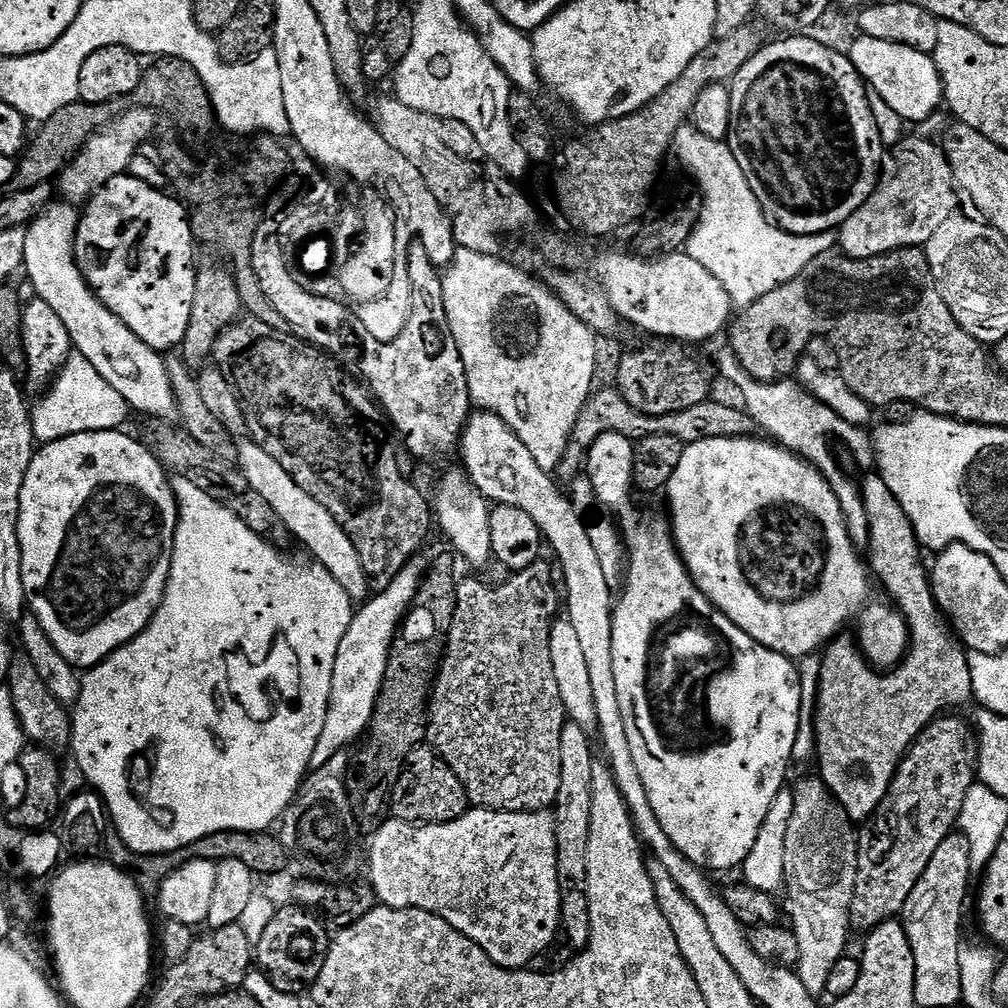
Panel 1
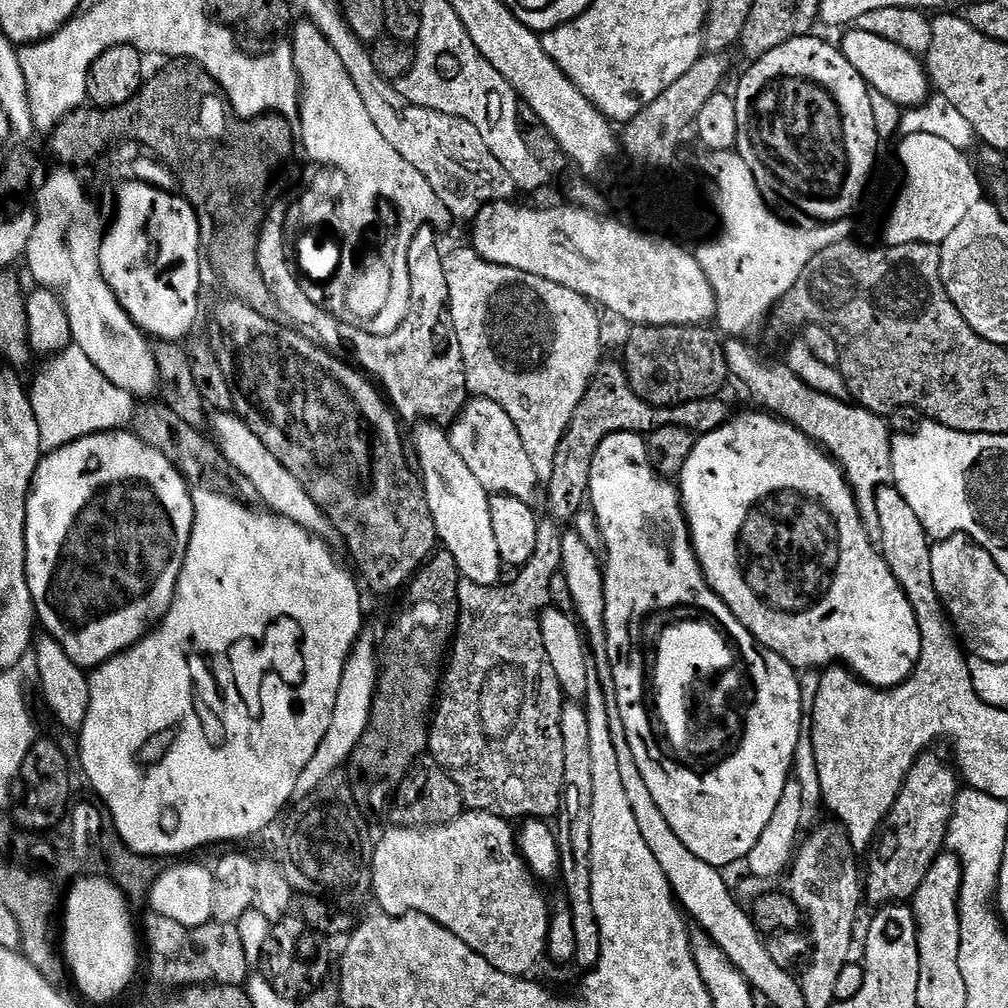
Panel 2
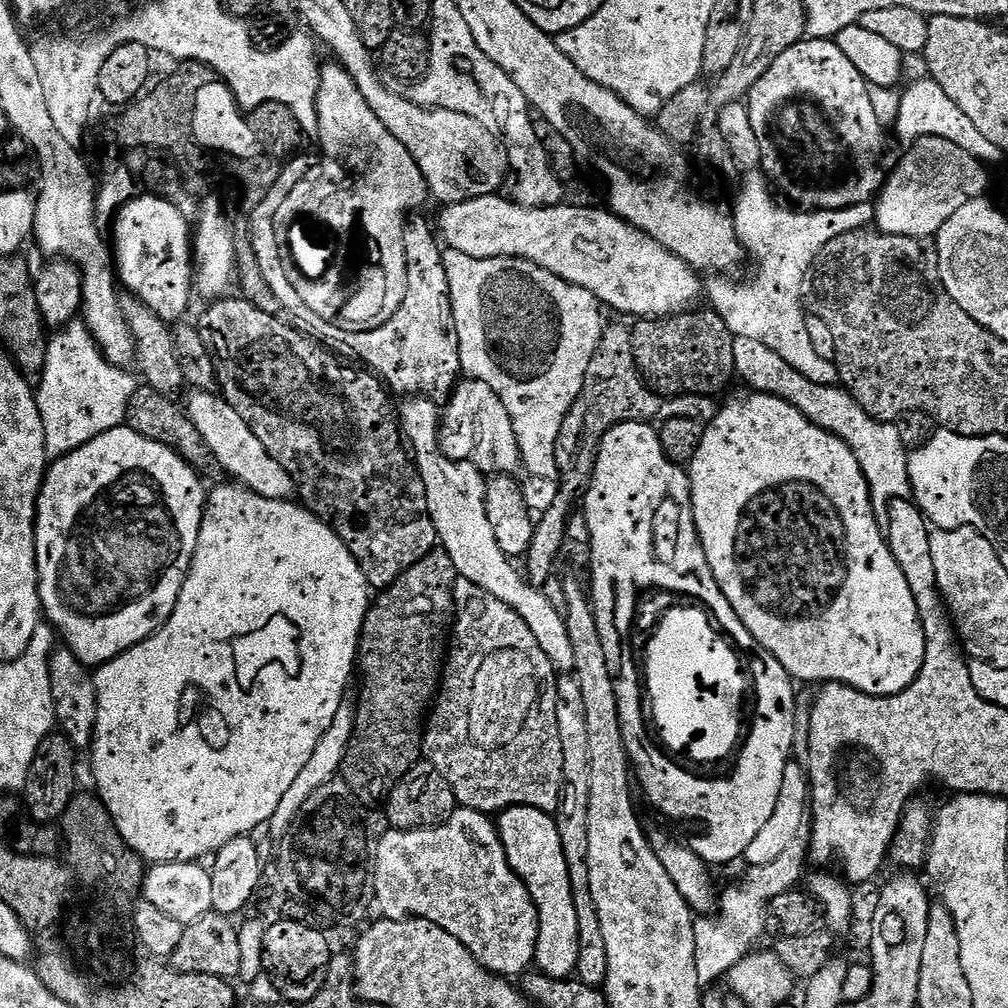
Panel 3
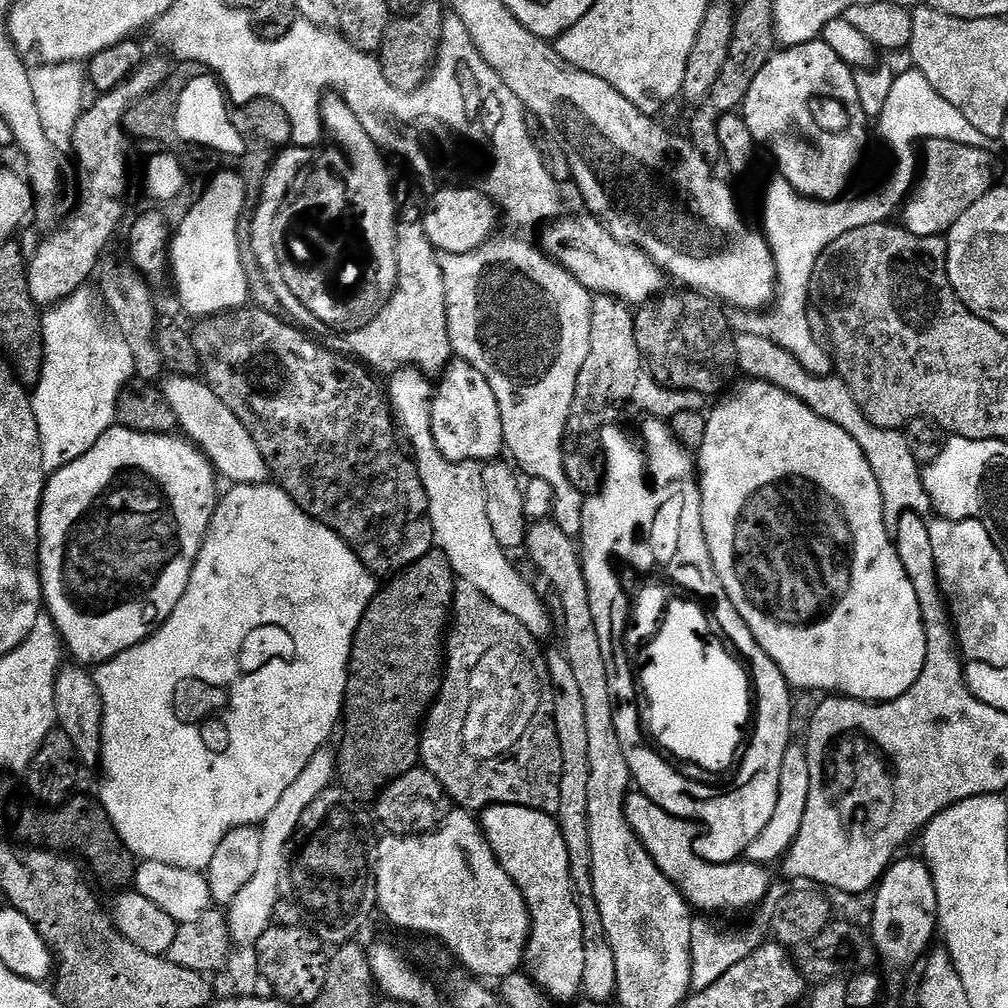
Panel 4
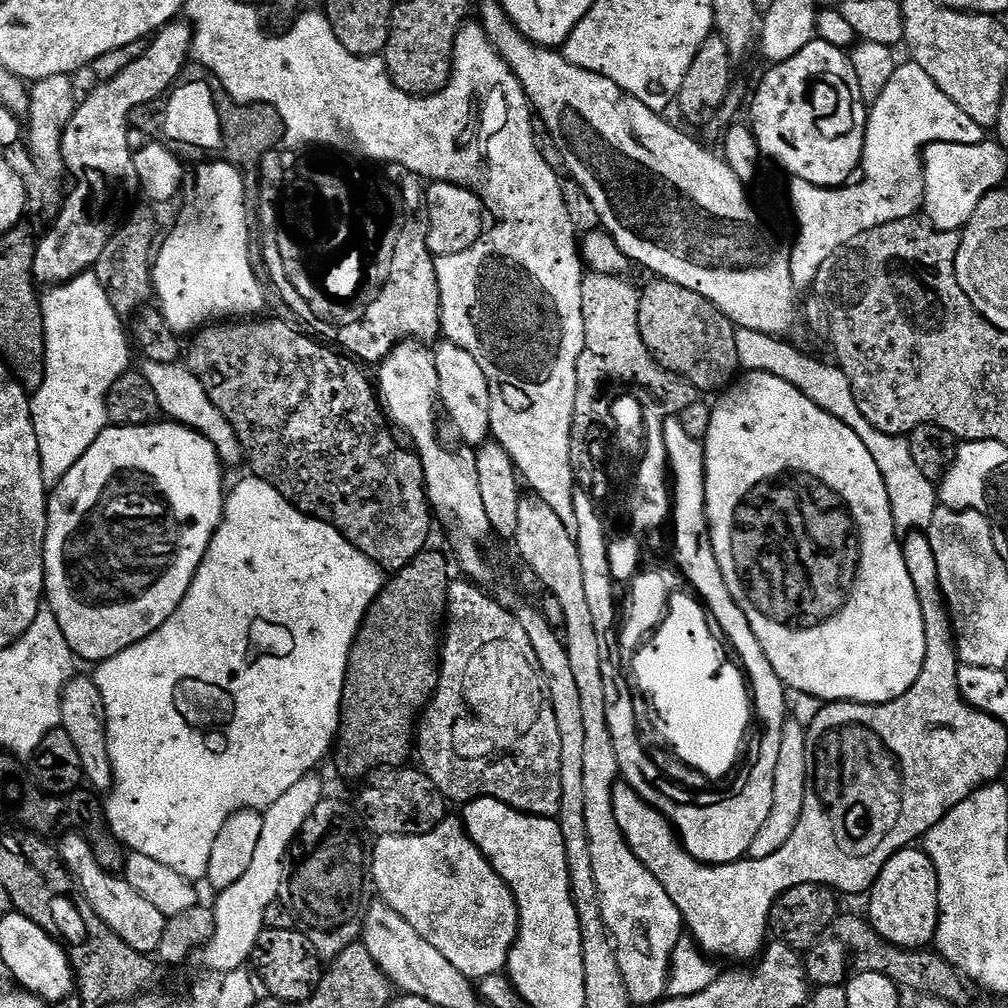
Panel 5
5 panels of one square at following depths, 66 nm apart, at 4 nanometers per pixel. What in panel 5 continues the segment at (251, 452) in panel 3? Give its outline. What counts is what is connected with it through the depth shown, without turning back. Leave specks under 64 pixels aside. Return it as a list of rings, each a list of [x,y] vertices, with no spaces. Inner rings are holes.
[[[147,361],[143,365],[142,371],[146,382],[150,384],[150,390],[154,390],[154,395],[158,398],[161,413],[169,421],[184,424],[196,432],[201,432],[214,446],[214,450],[220,455],[221,461],[225,465],[241,463],[242,449],[234,426],[230,426],[230,422],[222,414],[222,410],[218,410],[218,406],[214,406],[214,402],[210,402],[202,382],[198,382],[198,378],[187,366],[180,362],[167,364],[166,362]]]

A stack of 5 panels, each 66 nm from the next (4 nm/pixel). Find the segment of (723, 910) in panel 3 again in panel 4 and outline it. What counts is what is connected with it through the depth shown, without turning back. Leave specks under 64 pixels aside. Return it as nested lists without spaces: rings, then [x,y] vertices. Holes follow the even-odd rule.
[[[782,880],[778,883],[776,881],[771,883],[767,894],[761,900],[758,910],[760,914],[755,916],[753,924],[736,932],[728,934],[718,932],[707,924],[705,917],[693,917],[691,922],[691,989],[693,991],[700,991],[706,989],[707,986],[712,986],[732,966],[736,966],[738,962],[748,958],[754,950],[760,948],[767,941],[771,933],[771,917],[775,913],[778,902],[785,894],[786,887],[787,883]]]

